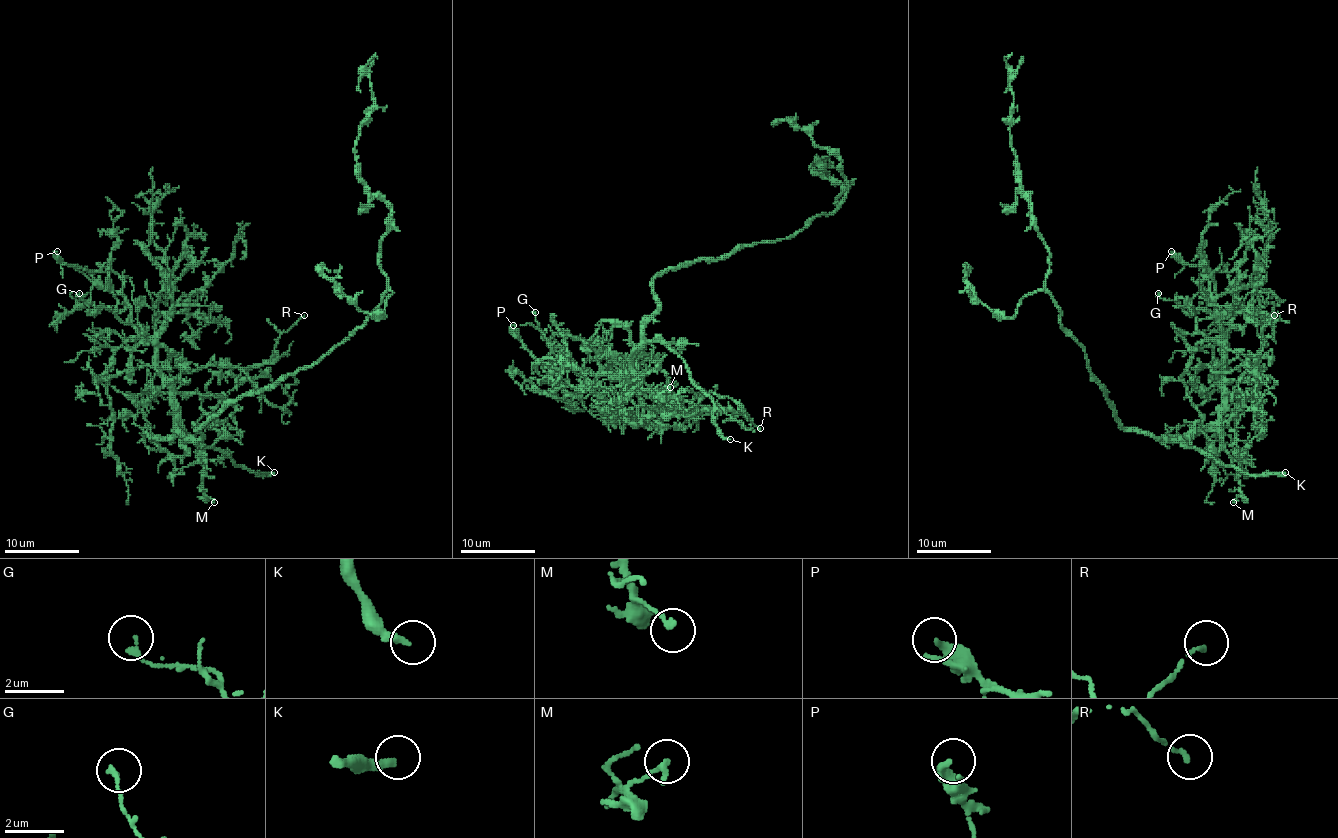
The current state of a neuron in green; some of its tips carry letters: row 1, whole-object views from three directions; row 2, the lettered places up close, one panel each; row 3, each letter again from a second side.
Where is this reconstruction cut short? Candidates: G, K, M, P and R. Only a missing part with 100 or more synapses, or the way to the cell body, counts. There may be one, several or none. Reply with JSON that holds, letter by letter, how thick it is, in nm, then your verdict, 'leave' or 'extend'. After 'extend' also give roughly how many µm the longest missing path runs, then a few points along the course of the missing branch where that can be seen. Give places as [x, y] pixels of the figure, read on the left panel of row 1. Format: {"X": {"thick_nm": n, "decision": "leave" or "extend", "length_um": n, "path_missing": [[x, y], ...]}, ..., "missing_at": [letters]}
{"G": {"thick_nm": 160, "decision": "leave"}, "K": {"thick_nm": 260, "decision": "extend", "length_um": 50, "path_missing": [[274, 472], [327, 452], [287, 397], [297, 360], [313, 343], [357, 377], [364, 424], [377, 441]]}, "M": {"thick_nm": 200, "decision": "leave"}, "P": {"thick_nm": 240, "decision": "leave"}, "R": {"thick_nm": 140, "decision": "leave"}, "missing_at": ["K"]}

